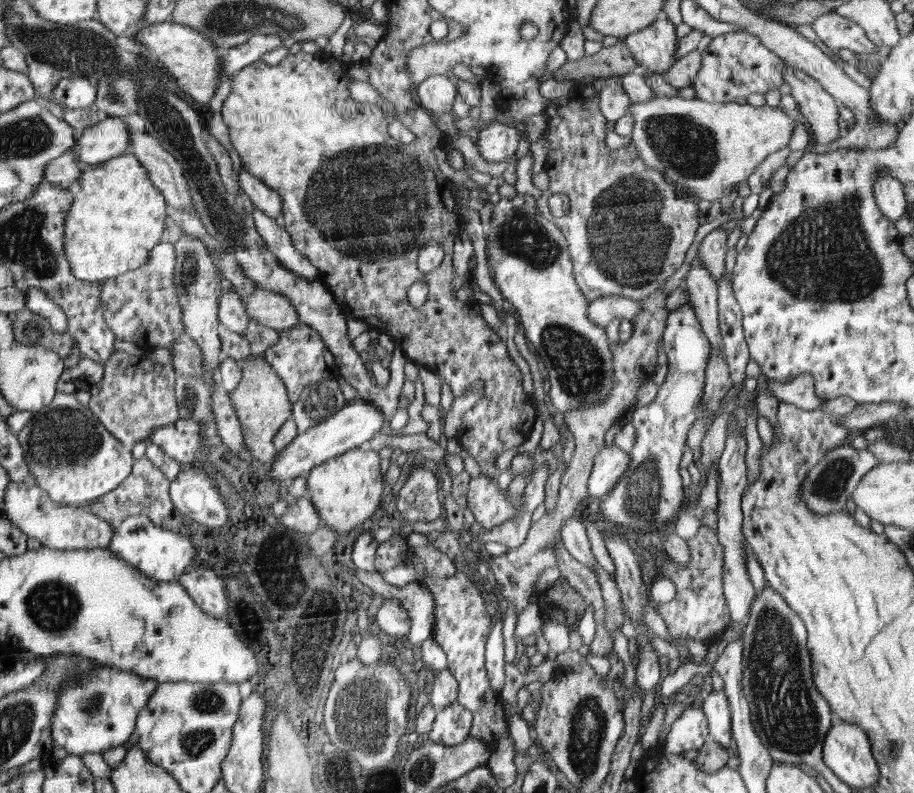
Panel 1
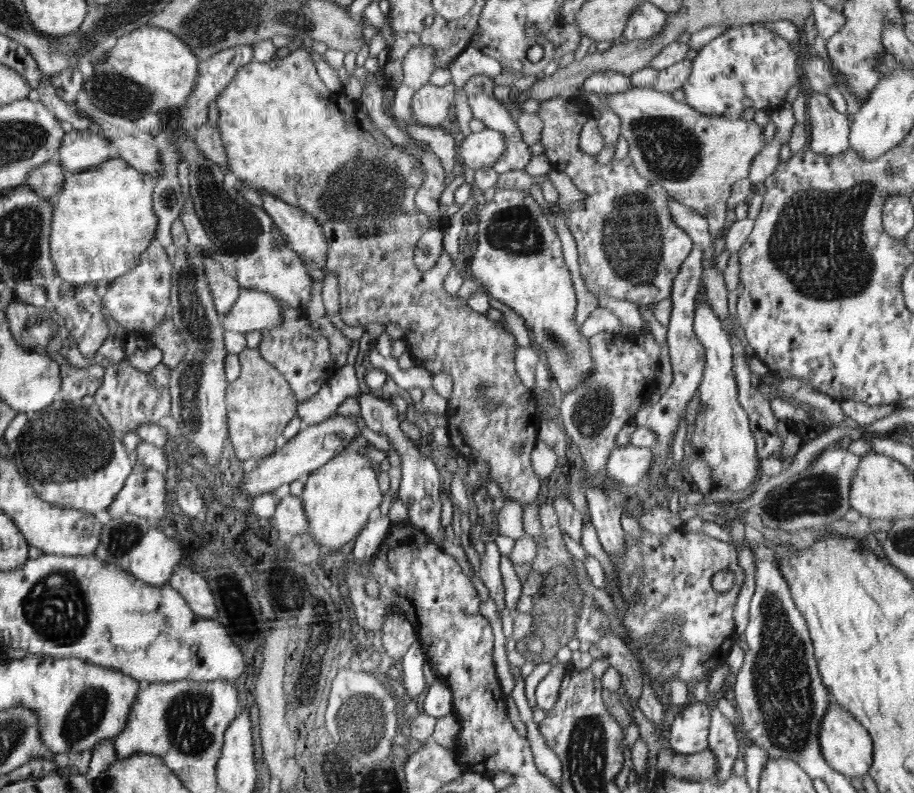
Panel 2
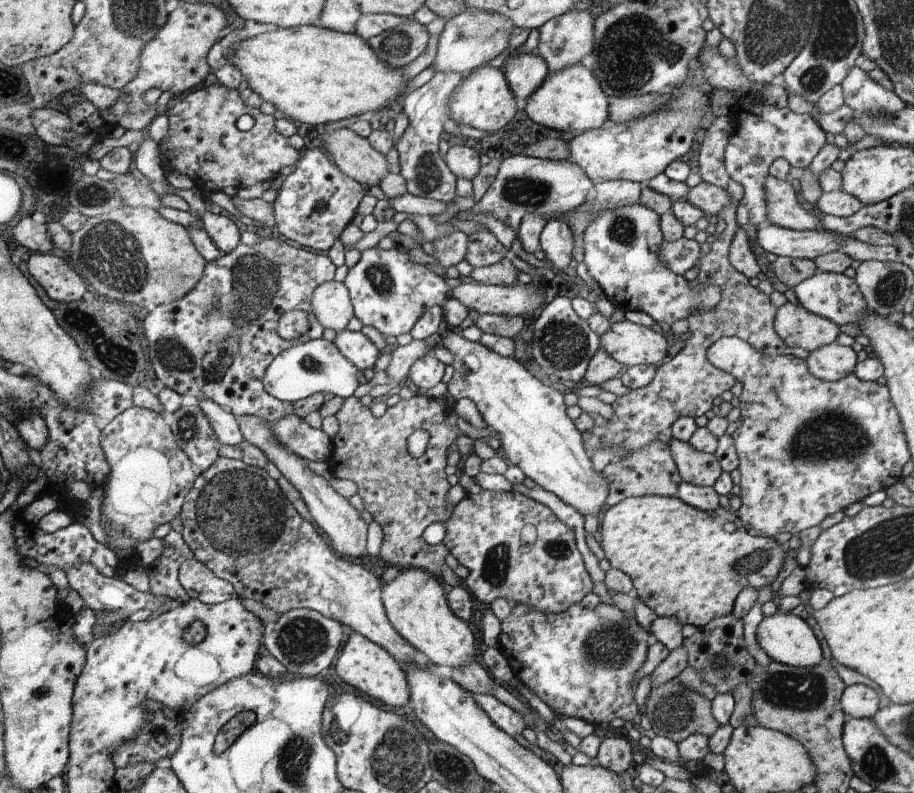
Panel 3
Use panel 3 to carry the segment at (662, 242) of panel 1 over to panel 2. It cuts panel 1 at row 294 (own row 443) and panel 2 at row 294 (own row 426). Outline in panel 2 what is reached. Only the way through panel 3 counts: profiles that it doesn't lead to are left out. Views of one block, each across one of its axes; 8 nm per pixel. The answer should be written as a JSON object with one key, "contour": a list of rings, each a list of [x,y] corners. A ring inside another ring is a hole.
{"contour":[[[578,93],[575,96],[563,96],[562,98],[548,98],[541,102],[540,108],[536,114],[543,122],[541,142],[544,146],[545,154],[550,161],[551,169],[558,172],[564,172],[564,174],[572,180],[574,186],[576,186],[580,192],[584,192],[586,196],[583,200],[571,202],[569,204],[570,212],[568,212],[567,219],[567,225],[576,242],[579,271],[585,287],[597,298],[598,296],[612,296],[612,298],[617,298],[618,300],[634,302],[634,304],[639,306],[664,301],[666,297],[672,297],[674,278],[676,278],[677,274],[680,272],[681,266],[684,264],[686,257],[692,252],[694,246],[693,239],[691,239],[689,234],[686,234],[686,231],[682,230],[682,227],[679,227],[672,218],[671,210],[668,208],[668,193],[665,187],[660,186],[656,181],[644,178],[638,172],[637,168],[634,167],[634,164],[629,162],[629,158],[626,158],[625,161],[614,159],[612,162],[608,162],[608,164],[598,164],[597,155],[590,155],[582,151],[582,130],[586,130],[586,122],[590,122],[590,118],[594,118],[594,109],[583,101],[582,93]]]}

